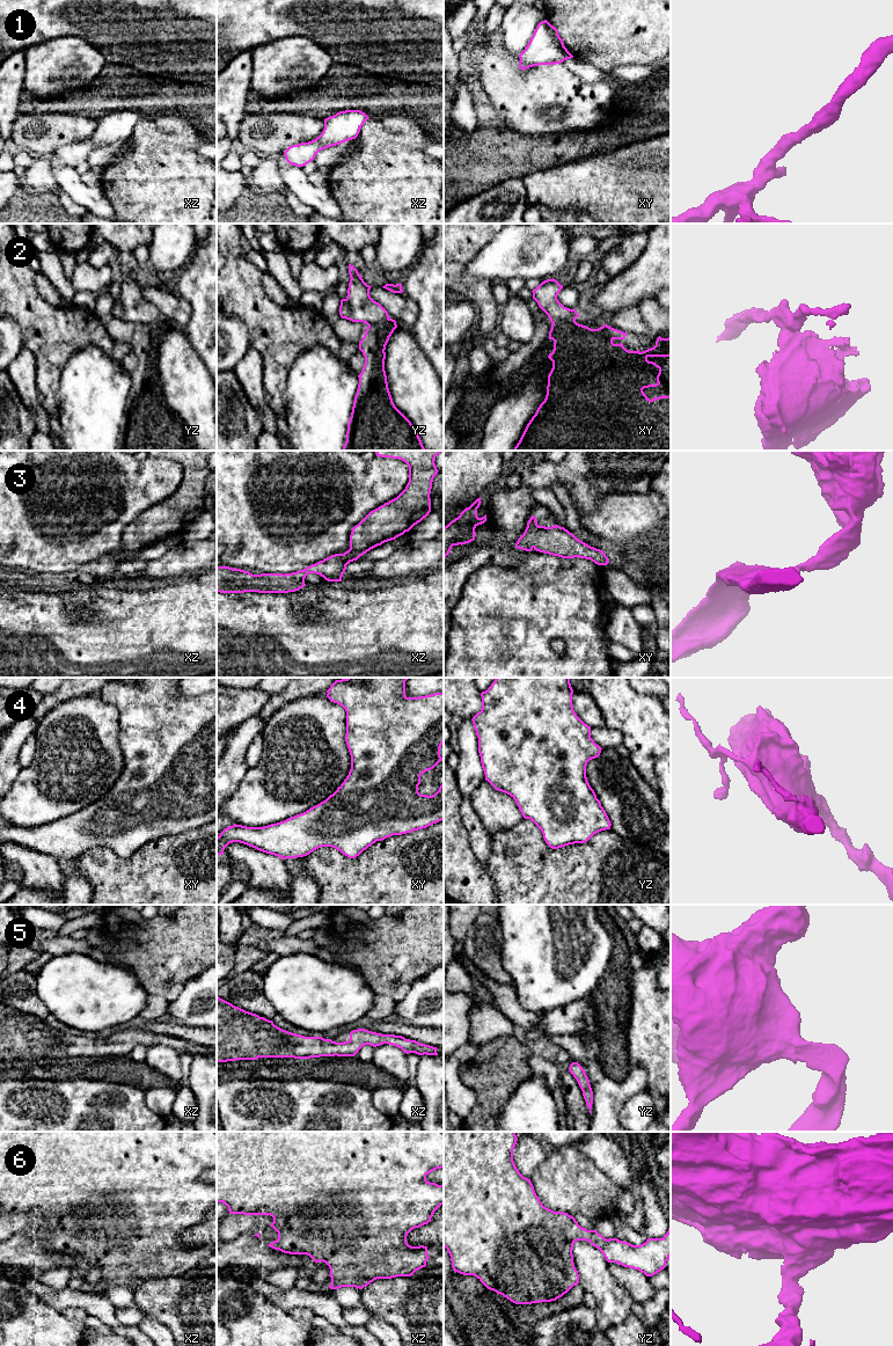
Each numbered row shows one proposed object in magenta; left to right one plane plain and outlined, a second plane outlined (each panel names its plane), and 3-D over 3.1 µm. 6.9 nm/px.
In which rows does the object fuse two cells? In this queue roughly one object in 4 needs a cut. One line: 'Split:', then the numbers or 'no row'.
Split: 2

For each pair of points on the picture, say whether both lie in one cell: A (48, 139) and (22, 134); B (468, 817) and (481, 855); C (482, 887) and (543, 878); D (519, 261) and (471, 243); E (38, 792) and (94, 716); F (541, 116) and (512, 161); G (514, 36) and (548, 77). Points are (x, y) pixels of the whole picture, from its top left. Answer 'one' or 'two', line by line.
A: one
B: one
C: two
D: two
E: one
F: two
G: two

